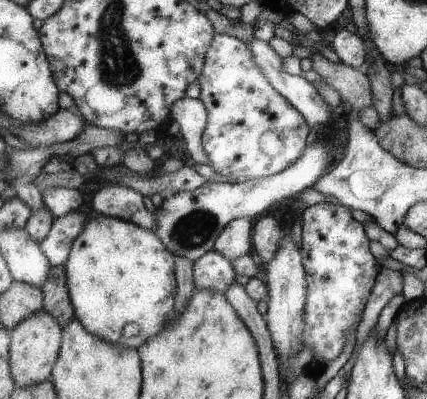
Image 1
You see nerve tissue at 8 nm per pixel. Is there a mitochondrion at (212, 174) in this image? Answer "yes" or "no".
no

